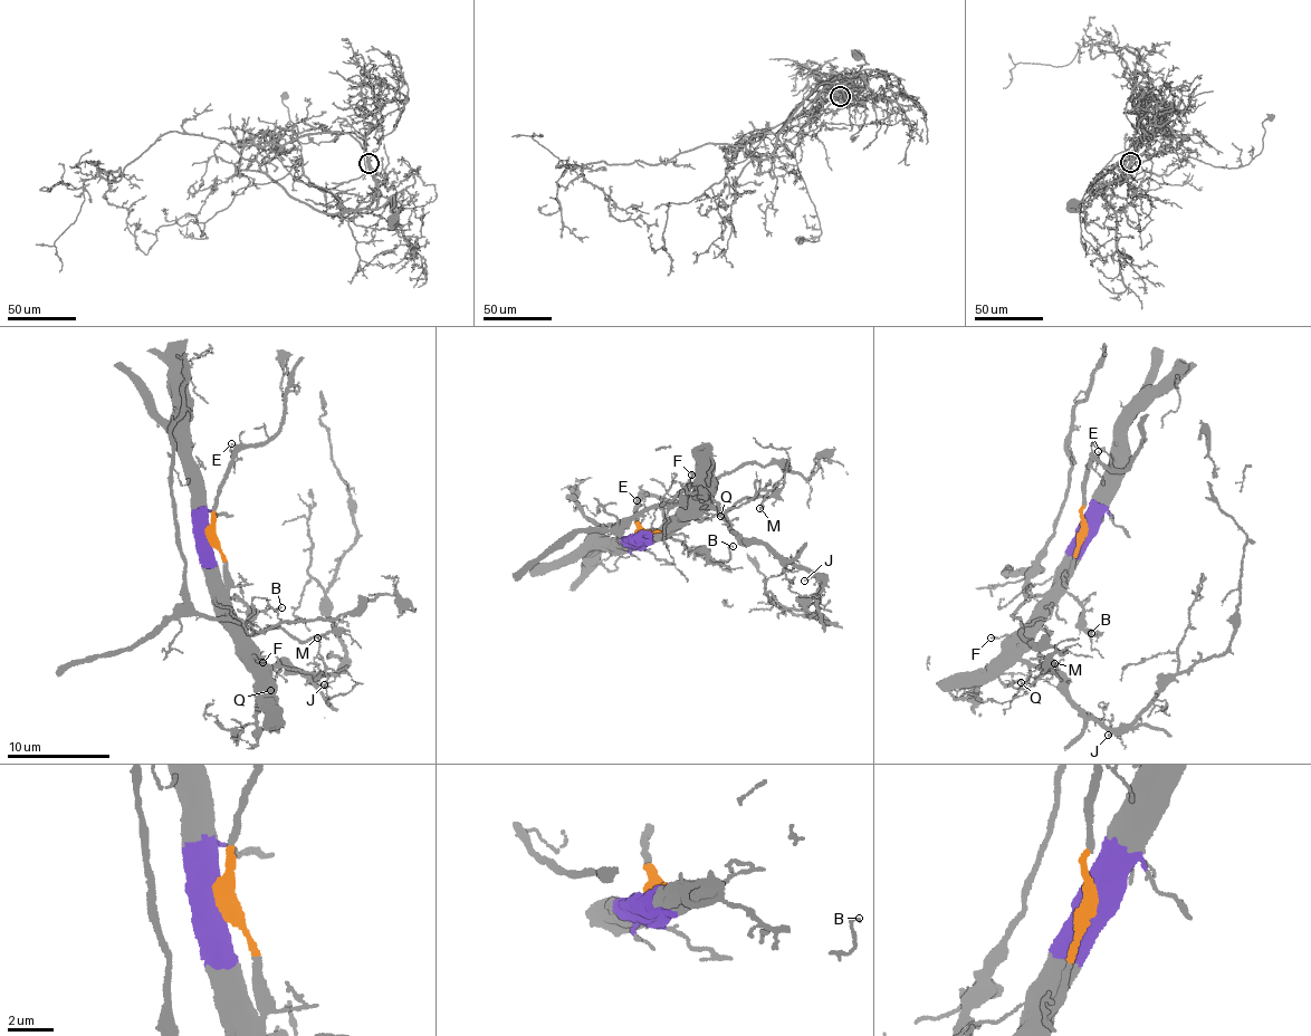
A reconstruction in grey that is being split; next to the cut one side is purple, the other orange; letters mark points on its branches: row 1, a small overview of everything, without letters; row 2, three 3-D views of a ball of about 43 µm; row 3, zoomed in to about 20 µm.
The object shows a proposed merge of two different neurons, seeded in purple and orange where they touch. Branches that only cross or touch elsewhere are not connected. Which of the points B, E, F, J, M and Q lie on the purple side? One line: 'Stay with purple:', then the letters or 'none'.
Stay with purple: B, F, J, M, Q

